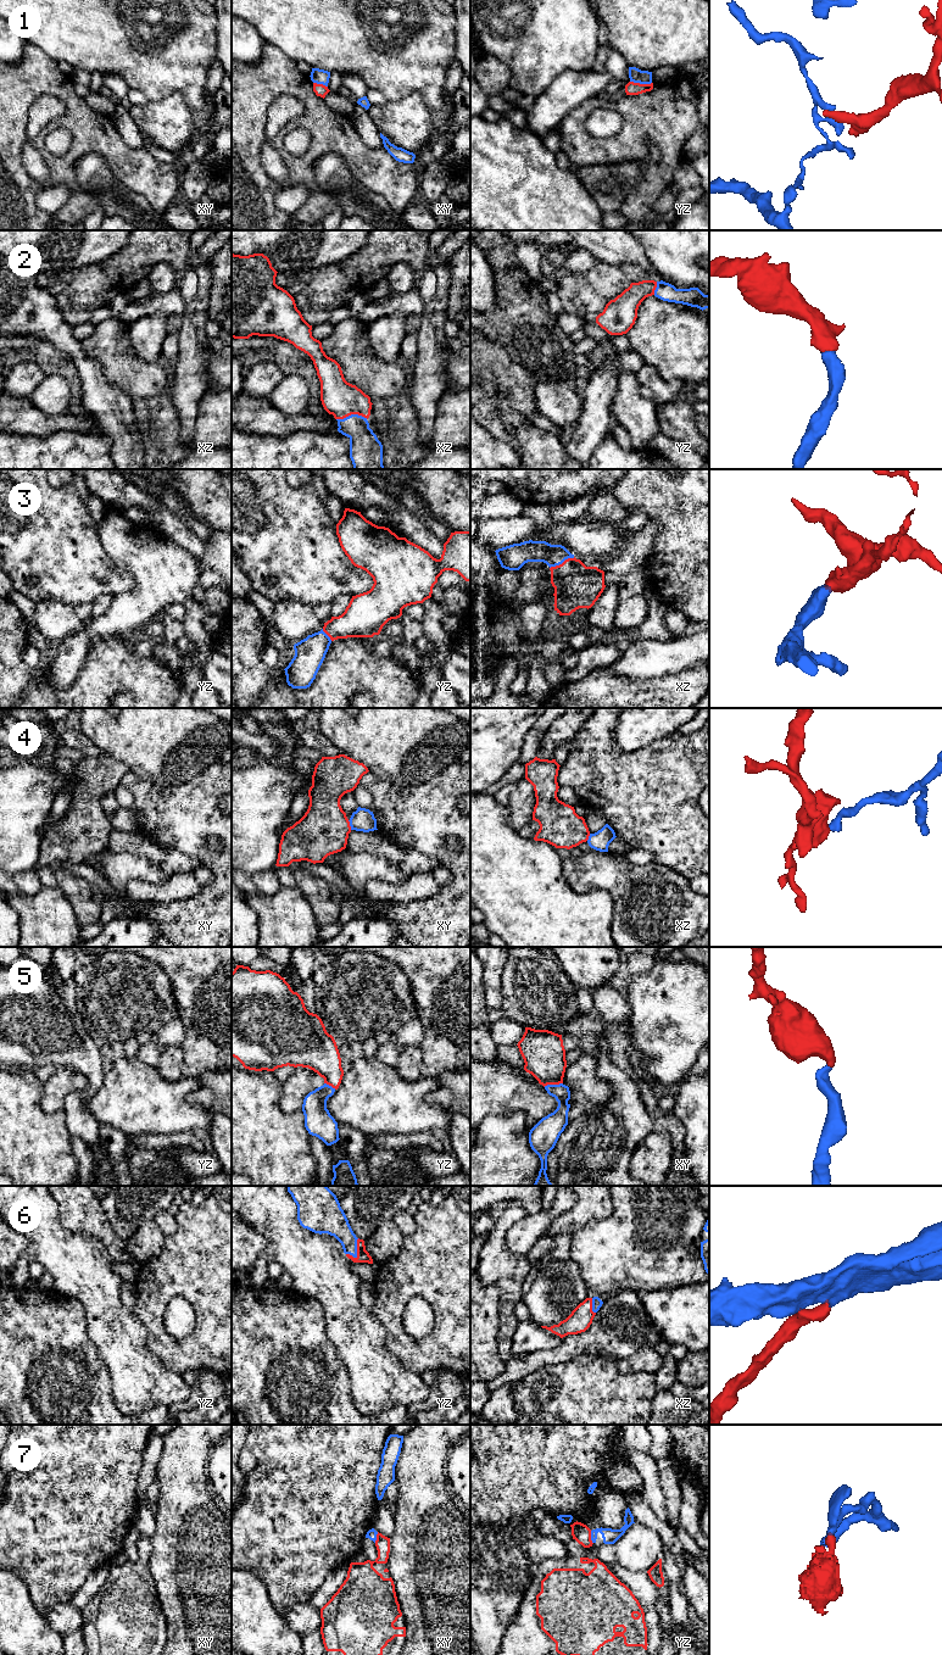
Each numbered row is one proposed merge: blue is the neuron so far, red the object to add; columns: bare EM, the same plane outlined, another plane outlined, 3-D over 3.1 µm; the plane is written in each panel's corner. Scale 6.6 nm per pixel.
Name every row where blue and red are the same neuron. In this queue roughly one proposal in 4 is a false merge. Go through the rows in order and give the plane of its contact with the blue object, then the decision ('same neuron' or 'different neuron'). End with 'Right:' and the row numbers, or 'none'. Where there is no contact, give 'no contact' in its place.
1: yz | different neuron
2: xz | same neuron
3: xz | same neuron
4: xy | different neuron
5: xy | same neuron
6: yz | same neuron
7: yz | different neuron
Right: 2, 3, 5, 6

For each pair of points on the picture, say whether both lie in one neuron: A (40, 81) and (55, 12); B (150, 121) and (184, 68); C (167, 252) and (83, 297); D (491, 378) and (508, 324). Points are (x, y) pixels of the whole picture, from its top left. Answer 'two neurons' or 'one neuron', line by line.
A: two neurons
B: two neurons
C: one neuron
D: two neurons

